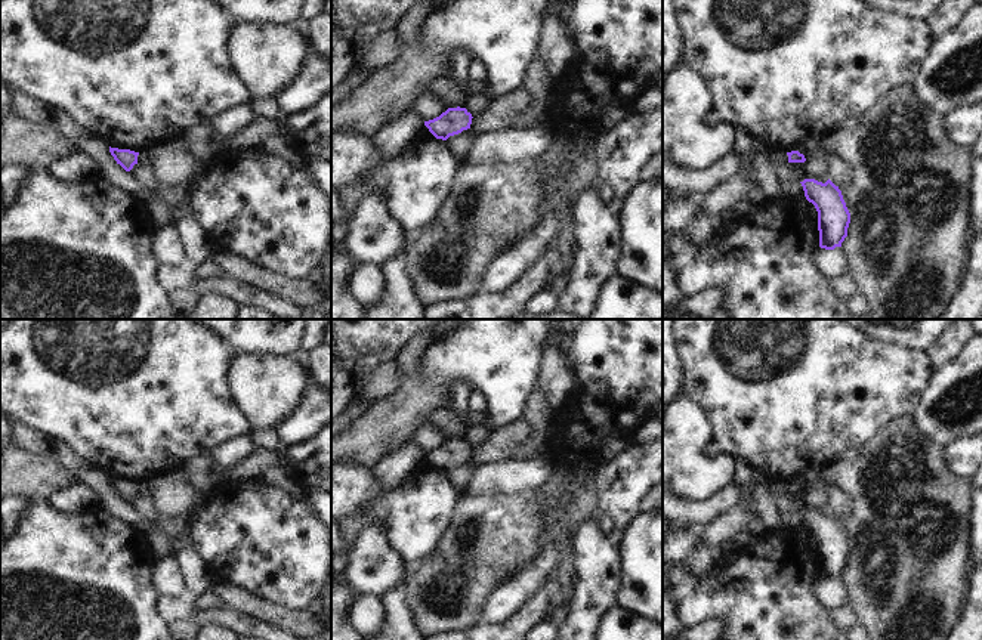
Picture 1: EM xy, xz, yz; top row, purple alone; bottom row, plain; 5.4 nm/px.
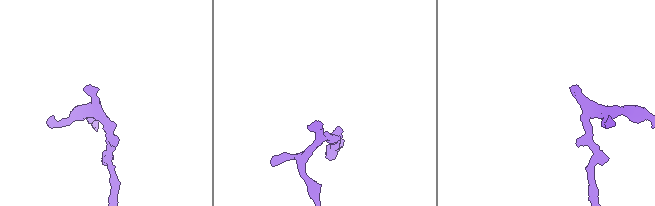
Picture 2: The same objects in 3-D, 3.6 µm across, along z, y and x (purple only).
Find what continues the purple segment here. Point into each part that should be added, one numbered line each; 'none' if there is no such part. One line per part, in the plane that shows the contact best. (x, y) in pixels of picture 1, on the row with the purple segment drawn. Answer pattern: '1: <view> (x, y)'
none

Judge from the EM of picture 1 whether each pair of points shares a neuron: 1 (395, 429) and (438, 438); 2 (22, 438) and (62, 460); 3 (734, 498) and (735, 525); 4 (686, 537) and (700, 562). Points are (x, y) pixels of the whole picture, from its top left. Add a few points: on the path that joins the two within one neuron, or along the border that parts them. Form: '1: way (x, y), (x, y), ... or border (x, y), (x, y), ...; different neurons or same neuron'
1: border (425, 423), (410, 436); different neurons
2: way (33, 441), (52, 454); same neuron
3: border (740, 501), (706, 528); different neurons
4: border (701, 531), (703, 543), (683, 562); different neurons

